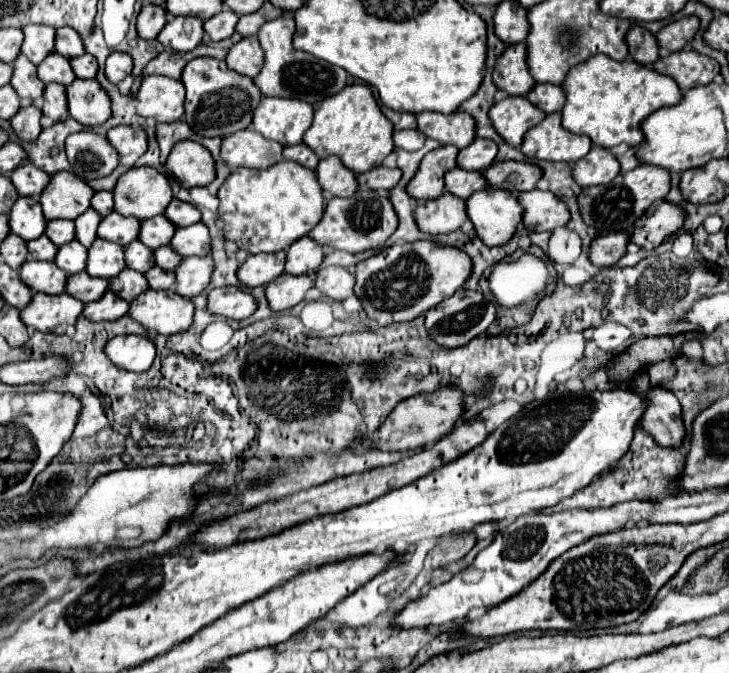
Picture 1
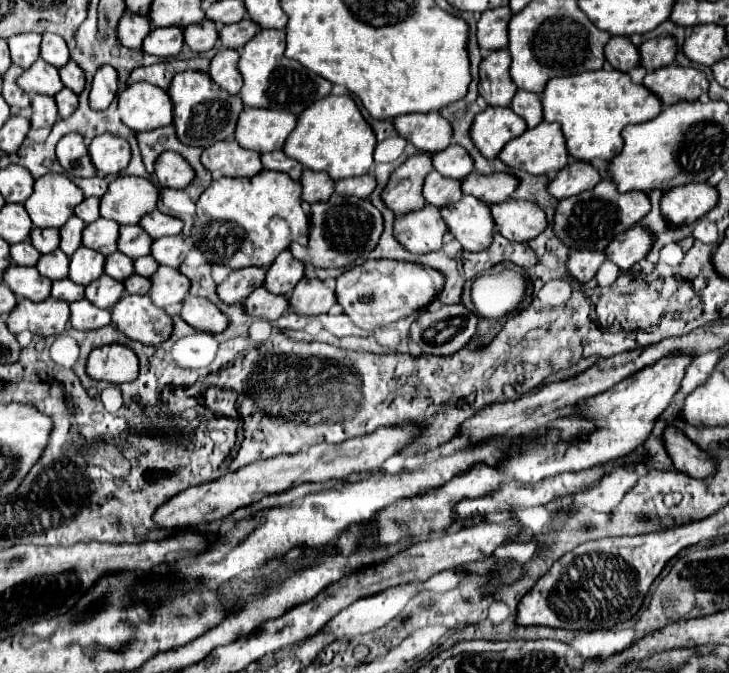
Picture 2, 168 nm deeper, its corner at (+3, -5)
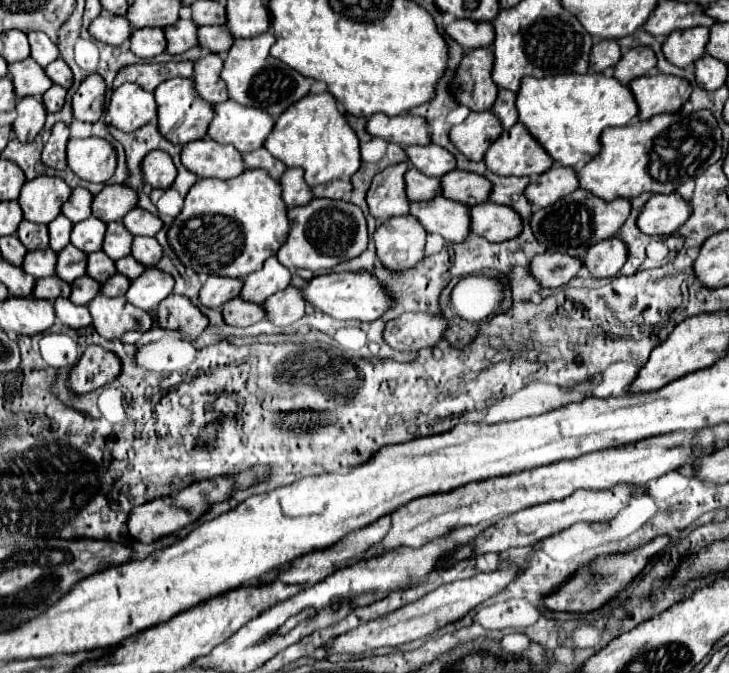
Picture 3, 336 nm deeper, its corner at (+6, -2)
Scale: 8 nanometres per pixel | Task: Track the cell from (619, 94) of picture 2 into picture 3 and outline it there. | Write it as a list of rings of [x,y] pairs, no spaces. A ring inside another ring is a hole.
[[[602,72],[590,74],[560,74],[550,78],[522,78],[522,90],[518,92],[518,116],[520,122],[530,128],[532,134],[538,136],[538,142],[550,152],[550,156],[562,166],[582,168],[586,162],[594,158],[602,150],[600,136],[608,126],[626,126],[632,118],[638,116],[638,104],[634,102],[634,94],[628,86],[620,84],[614,76]]]

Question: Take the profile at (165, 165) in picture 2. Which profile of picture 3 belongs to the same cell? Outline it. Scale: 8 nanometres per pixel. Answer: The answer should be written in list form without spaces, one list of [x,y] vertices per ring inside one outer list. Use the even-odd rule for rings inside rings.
[[[162,150],[150,152],[142,160],[142,170],[144,170],[146,184],[150,184],[152,188],[162,188],[162,190],[170,188],[172,182],[176,180],[176,174],[178,174],[172,158]]]

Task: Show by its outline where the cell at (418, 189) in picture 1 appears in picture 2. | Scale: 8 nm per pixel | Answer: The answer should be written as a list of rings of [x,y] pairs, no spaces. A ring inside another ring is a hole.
[[[413,155],[393,171],[389,185],[381,191],[381,201],[395,213],[419,211],[425,201],[421,195],[423,179],[431,171],[431,155]]]

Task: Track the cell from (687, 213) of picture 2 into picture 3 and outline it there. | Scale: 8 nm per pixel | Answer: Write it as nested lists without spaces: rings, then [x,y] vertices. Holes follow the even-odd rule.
[[[652,194],[640,212],[638,228],[644,234],[670,236],[676,234],[690,216],[692,204],[680,194]]]

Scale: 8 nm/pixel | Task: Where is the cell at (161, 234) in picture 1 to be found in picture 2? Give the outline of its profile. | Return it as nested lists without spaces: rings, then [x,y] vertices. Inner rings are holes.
[[[121,225],[119,239],[117,239],[117,251],[127,255],[129,259],[137,259],[137,257],[149,255],[151,241],[153,239],[139,225]]]

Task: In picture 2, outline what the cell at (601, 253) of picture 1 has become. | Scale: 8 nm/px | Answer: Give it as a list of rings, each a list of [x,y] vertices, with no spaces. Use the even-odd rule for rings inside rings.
[[[573,251],[565,267],[567,267],[569,277],[577,279],[579,283],[587,283],[595,277],[603,261],[605,261],[605,255],[599,251]]]

